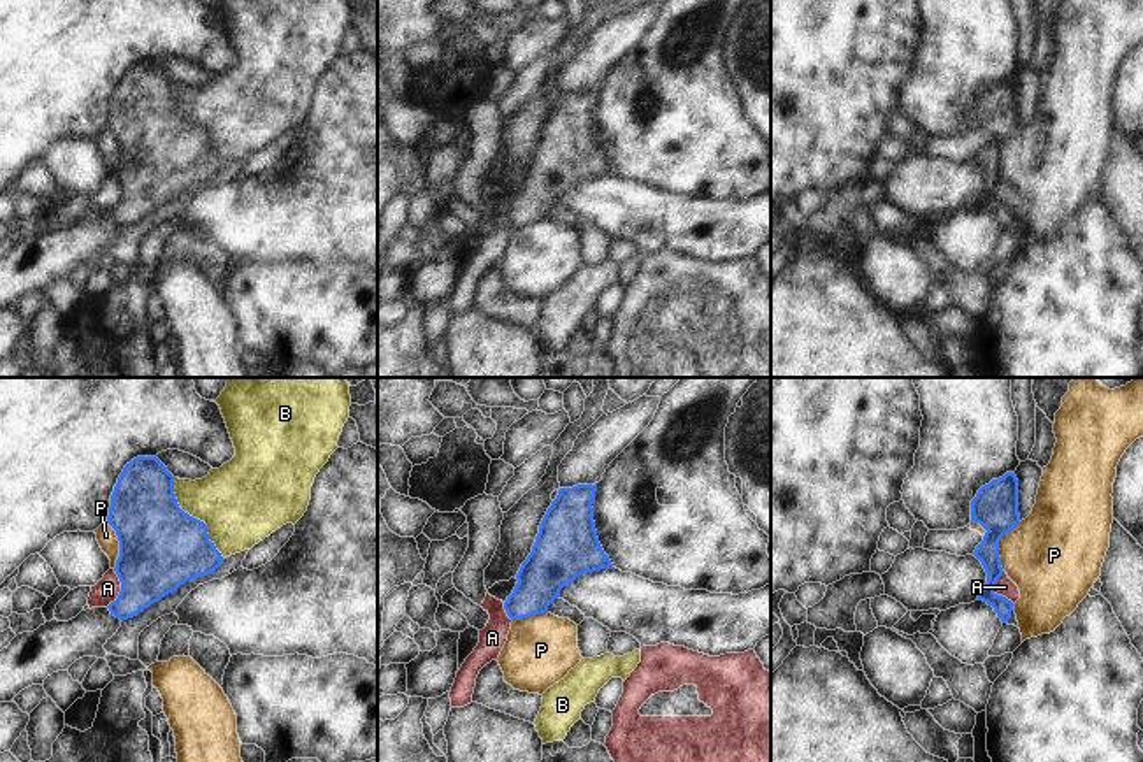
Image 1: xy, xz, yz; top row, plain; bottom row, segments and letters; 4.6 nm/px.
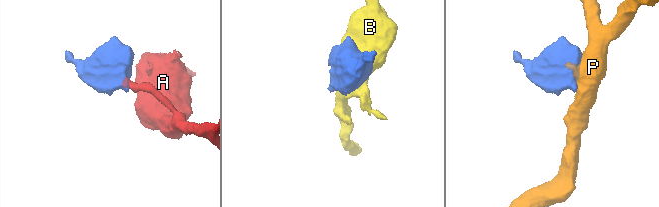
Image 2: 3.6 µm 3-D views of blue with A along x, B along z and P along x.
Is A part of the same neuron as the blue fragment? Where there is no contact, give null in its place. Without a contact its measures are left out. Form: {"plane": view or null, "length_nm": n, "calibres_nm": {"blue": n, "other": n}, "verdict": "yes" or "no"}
{"plane": "yz", "length_nm": 170, "calibres_nm": {"blue": 110, "other": 90}, "verdict": "no"}

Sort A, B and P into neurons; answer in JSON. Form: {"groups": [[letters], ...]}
{"groups": [["A"], ["B"], ["P"]]}

